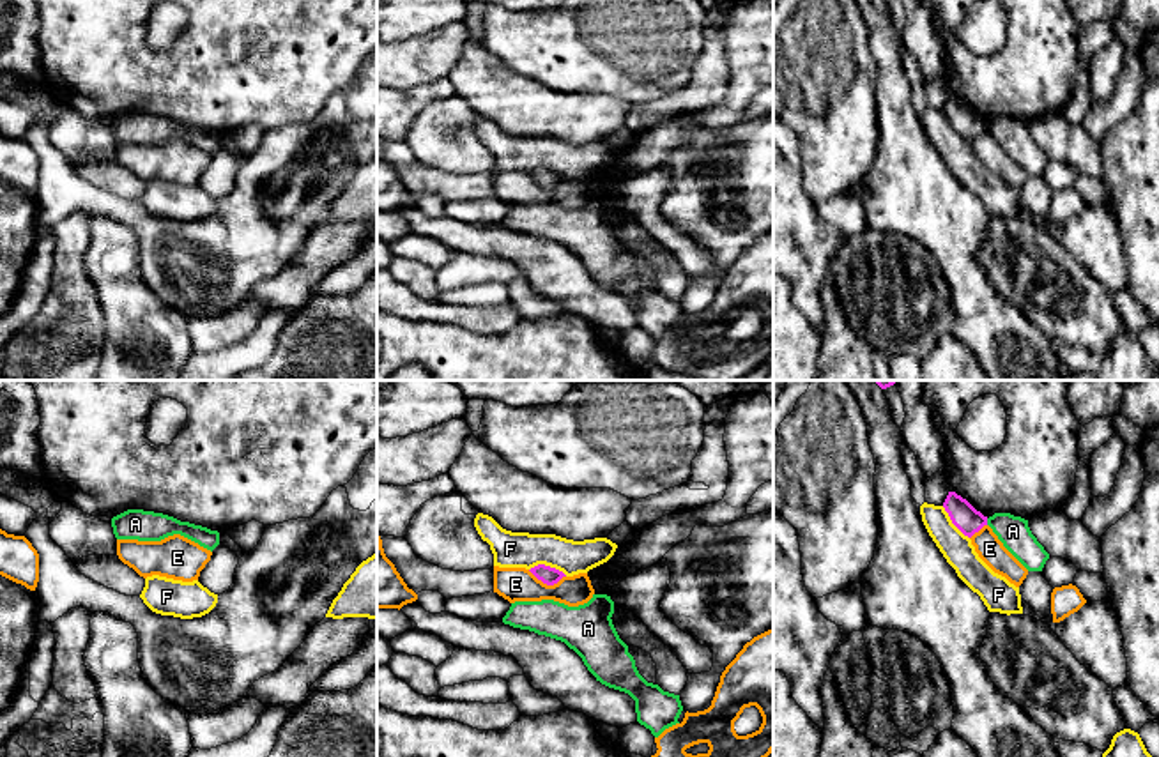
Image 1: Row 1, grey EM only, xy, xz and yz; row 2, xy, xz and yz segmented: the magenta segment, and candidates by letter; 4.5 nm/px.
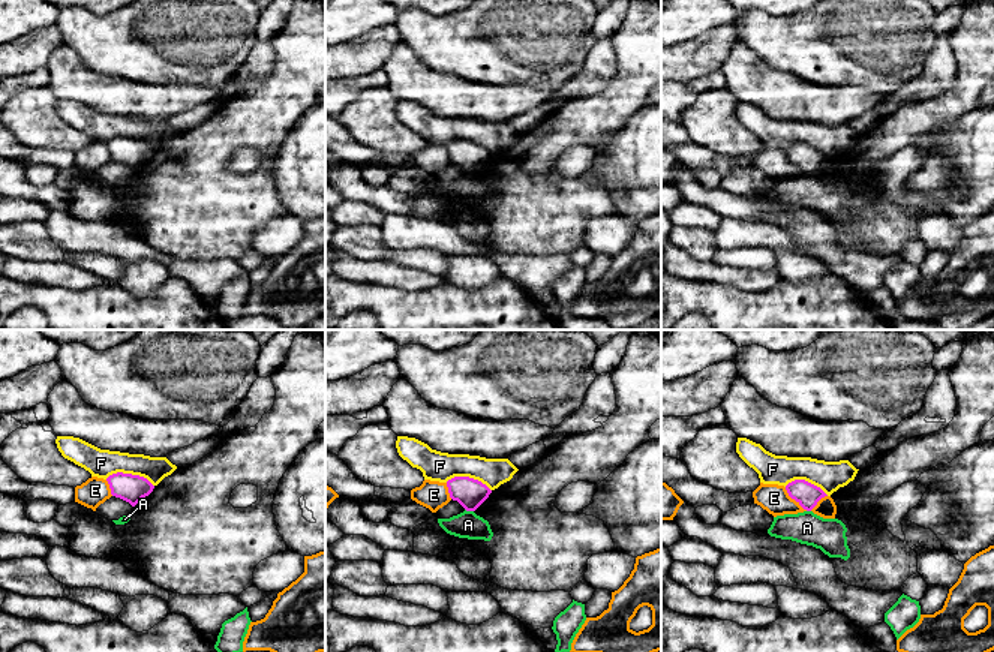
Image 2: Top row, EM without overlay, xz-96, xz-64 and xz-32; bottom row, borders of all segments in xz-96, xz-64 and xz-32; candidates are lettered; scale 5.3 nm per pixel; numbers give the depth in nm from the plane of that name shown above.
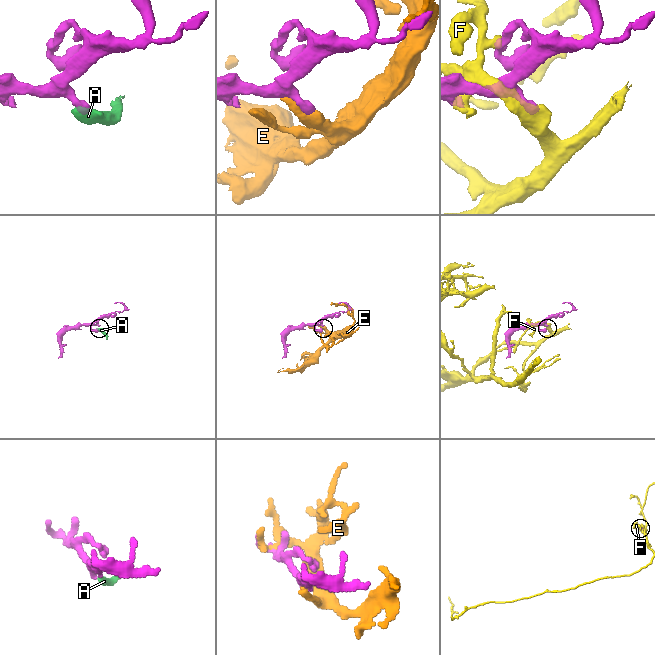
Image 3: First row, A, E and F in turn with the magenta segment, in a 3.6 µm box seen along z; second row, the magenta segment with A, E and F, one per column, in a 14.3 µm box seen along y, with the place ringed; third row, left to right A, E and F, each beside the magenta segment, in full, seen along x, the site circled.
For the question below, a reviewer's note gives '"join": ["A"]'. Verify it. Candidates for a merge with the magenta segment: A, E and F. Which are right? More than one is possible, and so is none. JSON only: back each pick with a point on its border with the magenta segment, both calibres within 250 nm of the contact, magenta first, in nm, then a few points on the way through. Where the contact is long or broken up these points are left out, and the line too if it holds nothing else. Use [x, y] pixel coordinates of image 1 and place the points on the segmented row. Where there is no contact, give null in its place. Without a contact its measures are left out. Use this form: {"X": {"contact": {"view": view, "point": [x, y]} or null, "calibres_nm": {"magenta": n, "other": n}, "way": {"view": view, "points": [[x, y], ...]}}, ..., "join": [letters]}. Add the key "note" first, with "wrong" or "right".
{"note": "wrong", "join": []}

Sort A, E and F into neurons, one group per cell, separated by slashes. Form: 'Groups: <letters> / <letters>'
Groups: A / E / F

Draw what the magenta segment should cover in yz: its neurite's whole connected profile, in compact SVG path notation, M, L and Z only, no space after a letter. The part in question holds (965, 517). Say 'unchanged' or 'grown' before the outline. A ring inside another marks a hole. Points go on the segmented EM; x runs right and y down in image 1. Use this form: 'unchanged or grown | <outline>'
unchanged | M948 492L943 508L948 513L952 524L968 538L987 525L987 516L977 511L966 499L957 495L956 492Z

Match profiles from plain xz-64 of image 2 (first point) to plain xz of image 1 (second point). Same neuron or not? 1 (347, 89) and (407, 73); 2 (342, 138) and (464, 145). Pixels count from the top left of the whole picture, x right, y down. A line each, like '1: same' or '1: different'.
1: different
2: different

